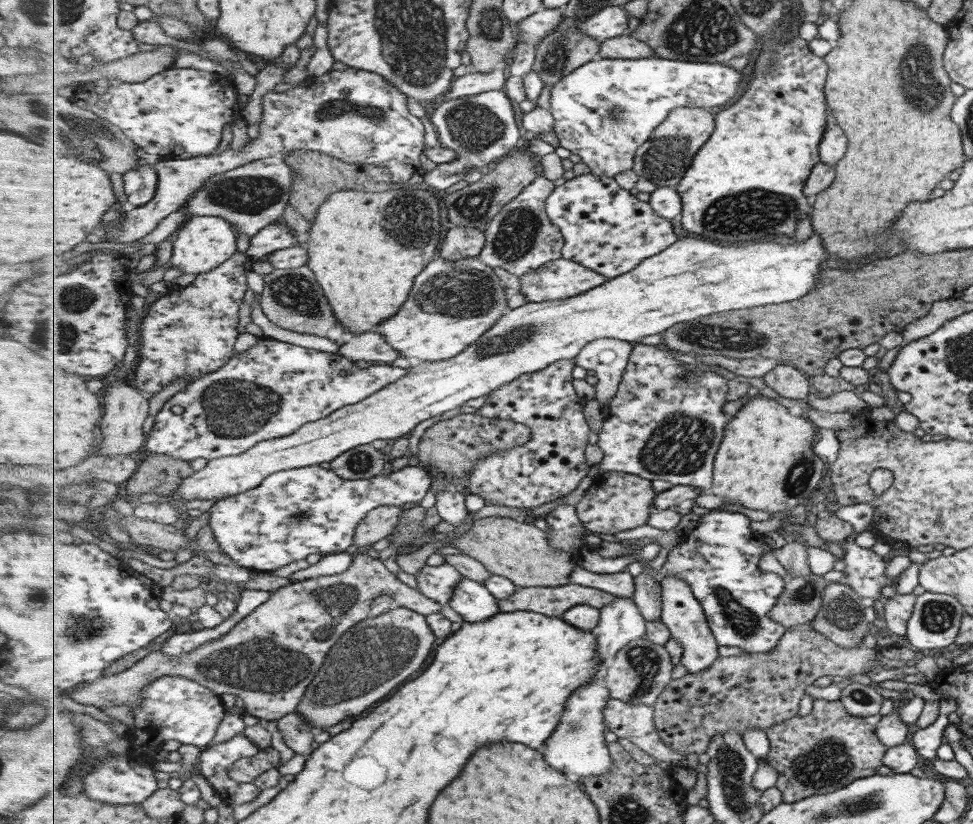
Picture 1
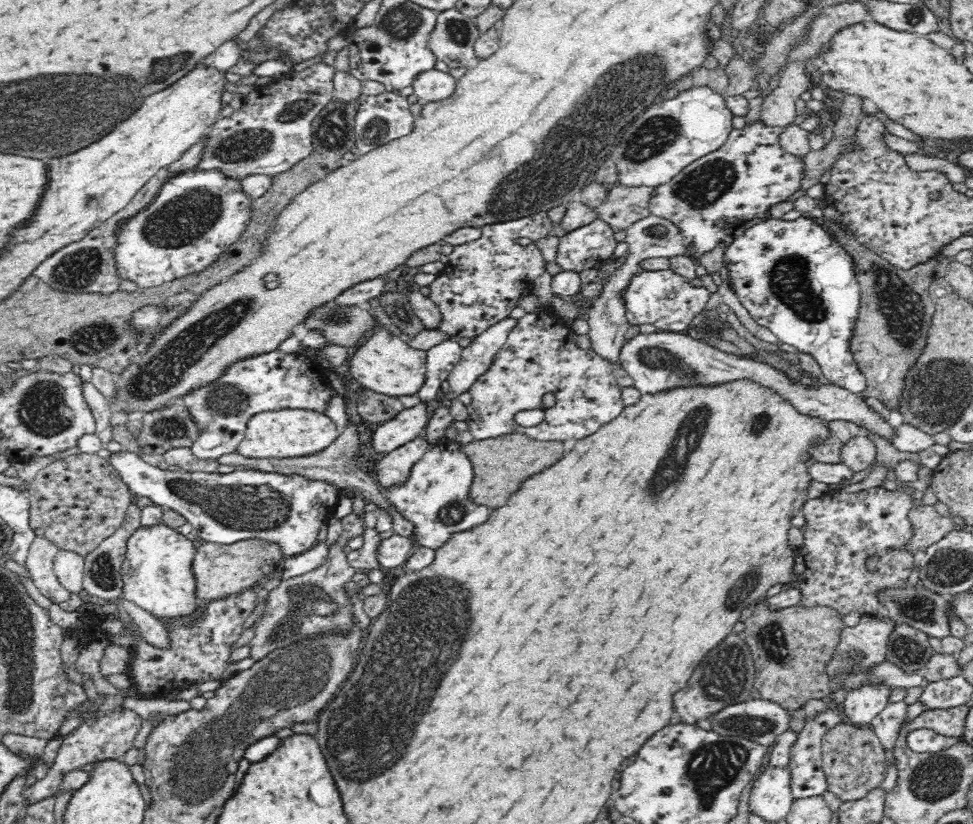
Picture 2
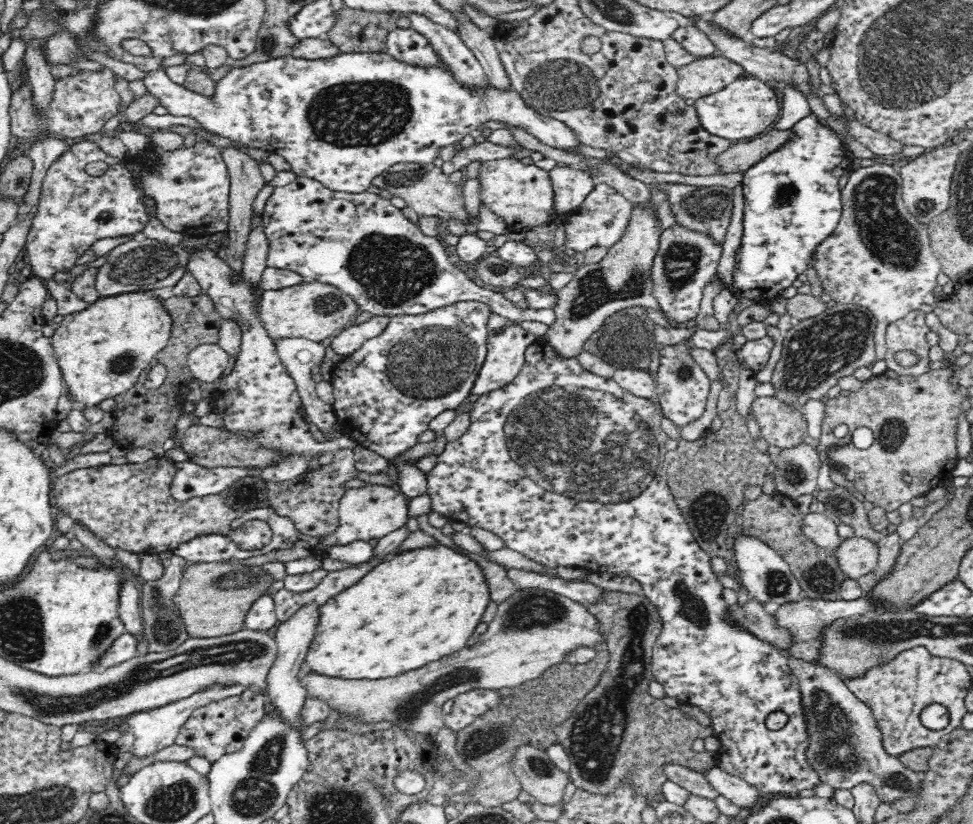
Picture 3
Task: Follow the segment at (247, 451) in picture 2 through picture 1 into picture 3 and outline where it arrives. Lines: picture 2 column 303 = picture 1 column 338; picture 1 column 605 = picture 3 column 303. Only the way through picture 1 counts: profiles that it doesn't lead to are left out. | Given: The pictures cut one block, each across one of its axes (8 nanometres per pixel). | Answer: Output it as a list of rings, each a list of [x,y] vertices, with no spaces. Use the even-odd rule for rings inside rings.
[[[307,280],[306,284],[261,294],[260,318],[274,342],[288,339],[307,339],[320,343],[330,336],[338,336],[357,316],[359,307],[354,300],[334,286]]]

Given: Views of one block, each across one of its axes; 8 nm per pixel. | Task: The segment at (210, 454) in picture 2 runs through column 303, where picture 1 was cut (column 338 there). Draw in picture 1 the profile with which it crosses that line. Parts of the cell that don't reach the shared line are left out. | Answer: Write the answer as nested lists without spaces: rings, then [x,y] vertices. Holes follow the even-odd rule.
[[[261,336],[257,344],[247,351],[235,354],[223,368],[193,380],[185,389],[167,400],[148,434],[146,454],[169,454],[187,461],[195,458],[205,458],[208,461],[221,456],[243,454],[263,440],[289,436],[307,423],[321,420],[337,410],[358,404],[371,394],[403,378],[407,373],[409,368],[400,368],[388,363],[373,363],[367,368],[361,368],[339,351],[331,353],[309,350],[303,346]]]

